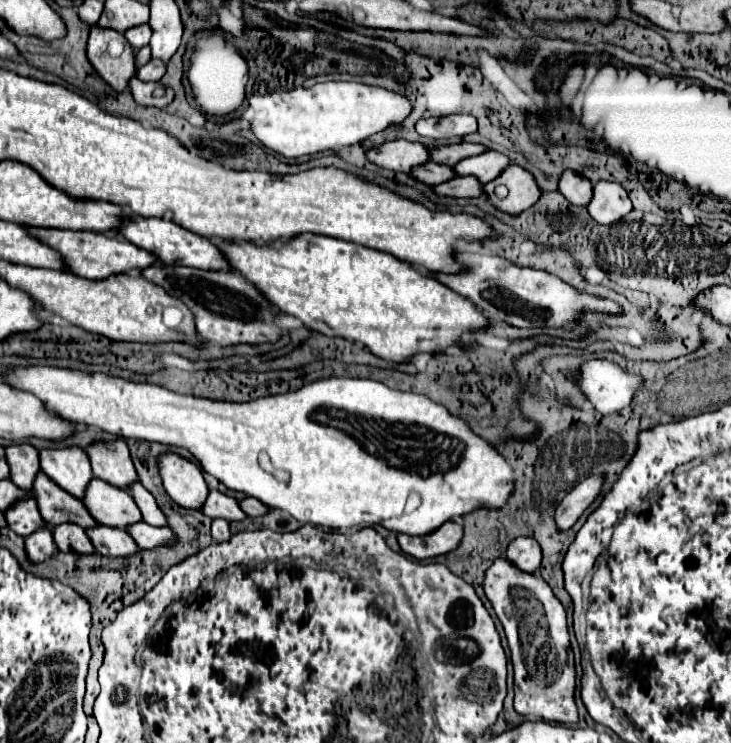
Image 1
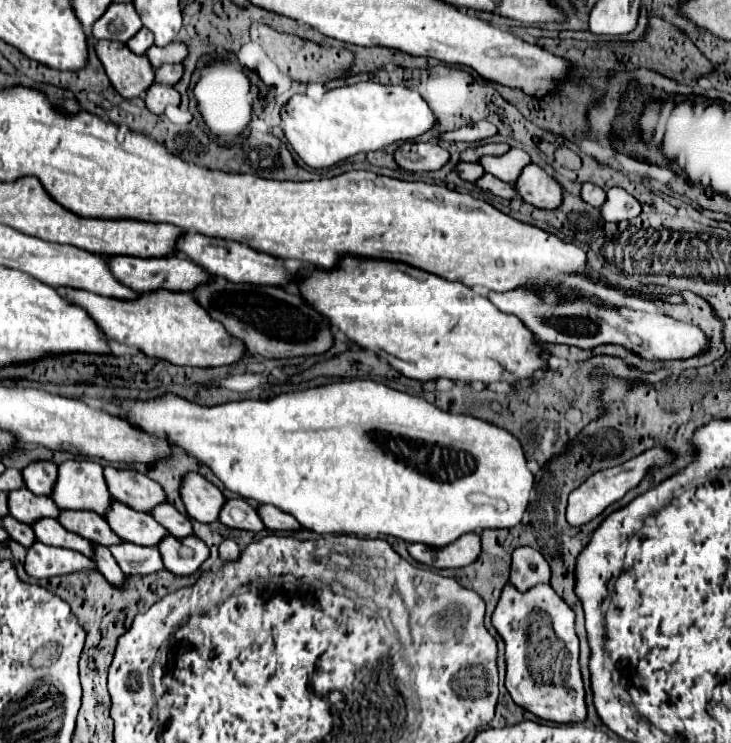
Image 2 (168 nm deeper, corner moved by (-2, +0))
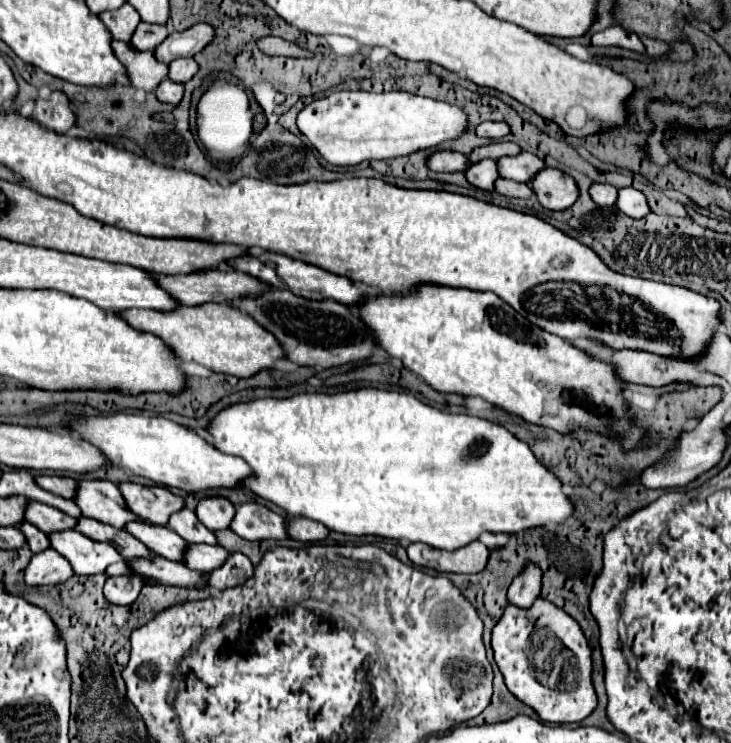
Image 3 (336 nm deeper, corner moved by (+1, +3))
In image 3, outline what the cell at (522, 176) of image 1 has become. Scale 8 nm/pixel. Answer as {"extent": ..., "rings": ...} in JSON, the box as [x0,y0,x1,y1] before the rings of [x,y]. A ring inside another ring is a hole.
{"extent":[532,168,578,210],"rings":[[[544,168],[532,180],[536,198],[544,208],[566,210],[578,200],[578,184],[570,174],[556,168]]]}

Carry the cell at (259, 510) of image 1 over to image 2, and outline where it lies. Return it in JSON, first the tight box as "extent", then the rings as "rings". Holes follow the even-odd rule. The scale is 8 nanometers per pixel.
{"extent":[257,505,301,531],"rings":[[[259,505],[257,513],[261,517],[261,521],[265,523],[267,529],[271,531],[283,531],[283,529],[299,529],[301,525],[297,523],[295,517],[287,515],[285,511],[273,507],[273,505]]]}

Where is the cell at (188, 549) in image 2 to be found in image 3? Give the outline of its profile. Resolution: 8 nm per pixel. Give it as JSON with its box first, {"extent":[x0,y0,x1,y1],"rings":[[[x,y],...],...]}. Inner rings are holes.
{"extent":[188,544,230,570],"rings":[[[192,544],[192,550],[188,550],[188,568],[192,570],[216,570],[228,560],[230,552],[222,546],[210,546],[210,544]]]}

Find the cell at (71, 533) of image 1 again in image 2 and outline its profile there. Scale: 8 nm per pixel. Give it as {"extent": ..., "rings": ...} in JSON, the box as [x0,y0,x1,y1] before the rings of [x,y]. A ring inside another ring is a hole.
{"extent":[91,543,123,585],"rings":[[[95,543],[93,545],[93,557],[91,557],[91,561],[97,565],[97,569],[105,575],[107,581],[113,581],[113,585],[121,585],[123,583],[123,571],[115,563],[115,559],[109,553],[107,547]]]}

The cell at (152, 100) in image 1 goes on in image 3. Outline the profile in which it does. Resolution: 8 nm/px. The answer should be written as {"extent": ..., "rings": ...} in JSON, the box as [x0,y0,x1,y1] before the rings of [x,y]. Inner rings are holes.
{"extent":[156,78,184,104],"rings":[[[164,78],[164,82],[160,82],[160,86],[156,88],[156,96],[160,102],[166,102],[166,104],[180,104],[182,96],[184,96],[184,84],[178,84],[178,82],[172,82],[170,78]]]}

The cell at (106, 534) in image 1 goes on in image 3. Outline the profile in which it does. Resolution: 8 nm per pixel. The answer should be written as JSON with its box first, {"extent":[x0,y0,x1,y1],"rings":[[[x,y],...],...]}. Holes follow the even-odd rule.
{"extent":[130,556,208,588],"rings":[[[154,556],[152,562],[130,562],[132,570],[138,574],[150,576],[164,586],[182,586],[182,588],[206,588],[208,586],[208,572],[190,570],[188,566],[176,566],[176,562],[168,562],[166,558]]]}

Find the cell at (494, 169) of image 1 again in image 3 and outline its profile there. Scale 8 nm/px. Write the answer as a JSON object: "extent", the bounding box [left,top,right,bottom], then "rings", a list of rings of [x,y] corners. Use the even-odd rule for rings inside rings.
{"extent":[498,152,544,182],"rings":[[[522,152],[518,156],[500,158],[498,166],[500,166],[502,178],[510,178],[516,182],[530,182],[544,168],[544,160],[538,158],[536,154]]]}

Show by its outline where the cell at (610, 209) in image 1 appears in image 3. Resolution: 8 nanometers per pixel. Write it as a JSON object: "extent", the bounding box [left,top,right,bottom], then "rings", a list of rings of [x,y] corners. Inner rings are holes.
{"extent":[616,188,650,218],"rings":[[[620,188],[616,206],[624,214],[628,214],[630,218],[644,218],[646,214],[650,214],[650,206],[648,206],[646,196],[636,188]]]}

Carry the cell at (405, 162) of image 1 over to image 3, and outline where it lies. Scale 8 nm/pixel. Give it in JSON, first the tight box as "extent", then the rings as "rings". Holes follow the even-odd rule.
{"extent":[428,150,470,172],"rings":[[[444,150],[430,156],[428,168],[432,168],[434,172],[466,172],[470,168],[470,160],[460,152]]]}

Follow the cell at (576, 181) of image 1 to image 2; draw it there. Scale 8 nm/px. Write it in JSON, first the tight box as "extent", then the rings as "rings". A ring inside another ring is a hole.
{"extent":[581,183,605,207],"rings":[[[583,183],[583,187],[581,187],[581,199],[585,203],[593,205],[593,207],[599,207],[605,201],[605,191],[601,187],[593,185],[593,183]]]}

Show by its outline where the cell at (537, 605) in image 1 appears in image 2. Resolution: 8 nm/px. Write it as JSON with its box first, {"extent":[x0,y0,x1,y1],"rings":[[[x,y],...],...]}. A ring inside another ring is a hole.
{"extent":[493,583,587,723],"rings":[[[507,583],[493,611],[493,625],[505,641],[505,687],[513,701],[545,721],[581,723],[587,715],[587,707],[583,679],[579,671],[579,639],[575,635],[575,613],[569,609],[569,605],[551,589],[549,583],[535,585],[531,587],[531,591],[525,593]],[[543,629],[551,629],[551,637],[555,637],[555,641],[559,641],[559,645],[567,649],[567,677],[563,677],[563,681],[539,681],[539,673],[535,673],[535,661],[531,661],[531,657],[539,657],[539,653],[543,653]]]}

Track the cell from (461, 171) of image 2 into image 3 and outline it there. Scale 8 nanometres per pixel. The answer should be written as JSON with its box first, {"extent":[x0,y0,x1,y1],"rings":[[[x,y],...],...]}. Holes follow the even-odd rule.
{"extent":[466,160,500,190],"rings":[[[482,160],[478,164],[472,164],[466,172],[466,178],[472,186],[480,188],[480,190],[494,190],[494,182],[500,178],[498,166],[494,160]]]}

